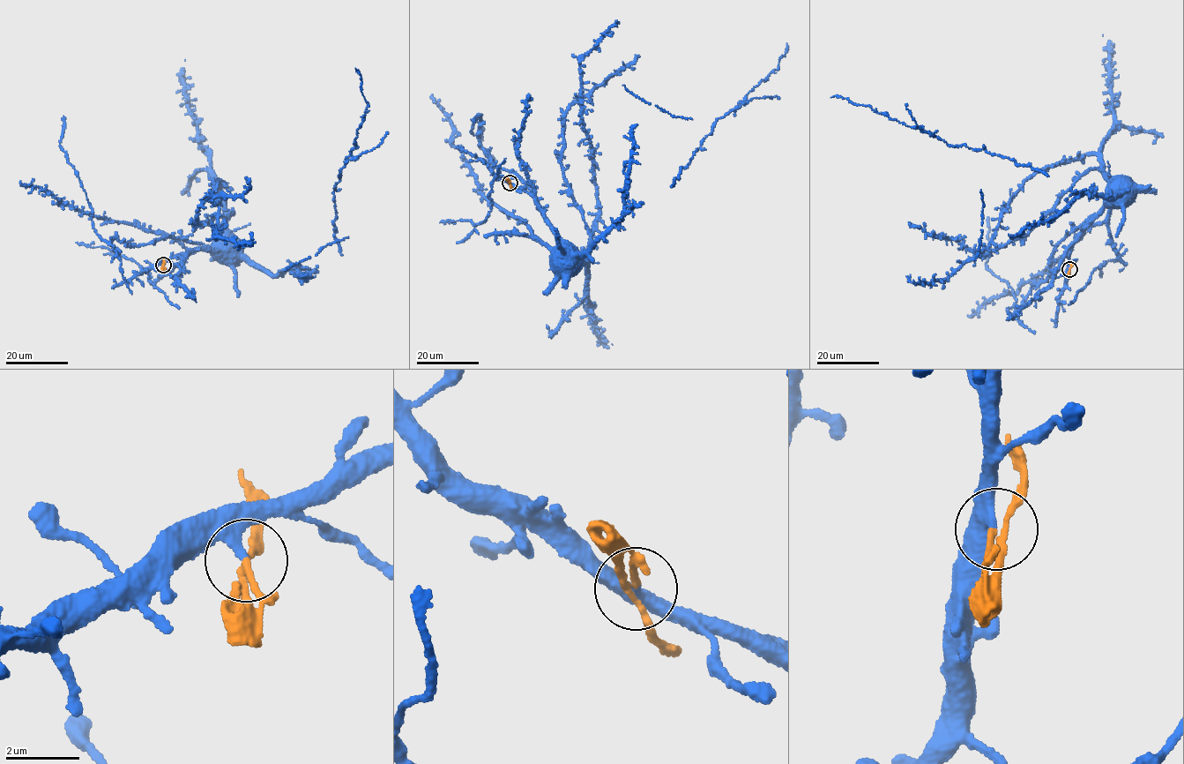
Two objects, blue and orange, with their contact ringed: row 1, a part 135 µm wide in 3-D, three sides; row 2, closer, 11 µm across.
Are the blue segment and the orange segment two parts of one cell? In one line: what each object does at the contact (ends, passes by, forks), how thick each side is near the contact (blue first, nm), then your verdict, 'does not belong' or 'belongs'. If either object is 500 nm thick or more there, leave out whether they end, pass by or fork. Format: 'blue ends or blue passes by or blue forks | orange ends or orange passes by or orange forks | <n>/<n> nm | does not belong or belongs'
blue ends | orange passes by | 240/160 nm | does not belong

